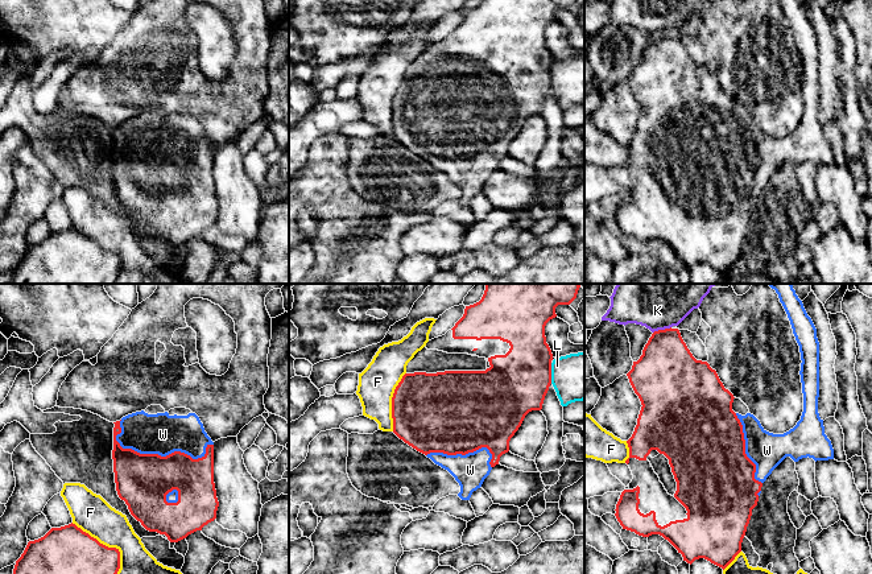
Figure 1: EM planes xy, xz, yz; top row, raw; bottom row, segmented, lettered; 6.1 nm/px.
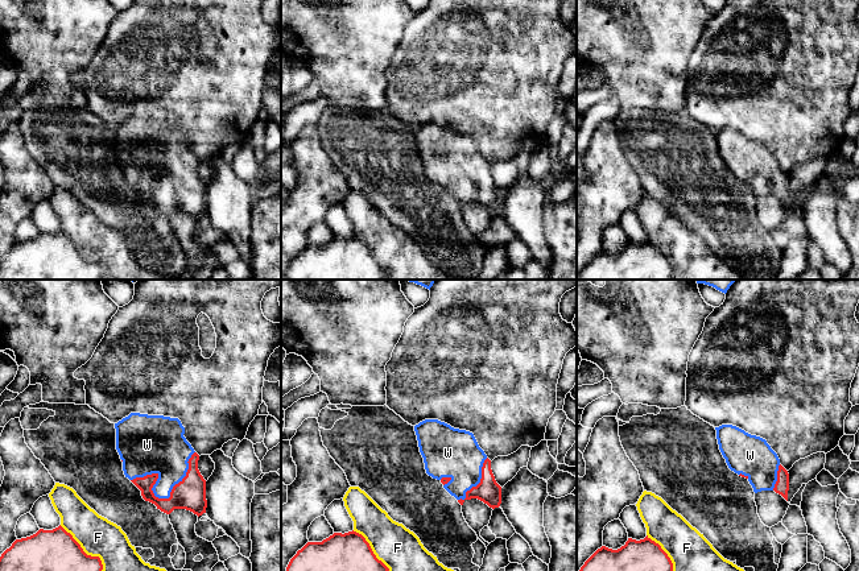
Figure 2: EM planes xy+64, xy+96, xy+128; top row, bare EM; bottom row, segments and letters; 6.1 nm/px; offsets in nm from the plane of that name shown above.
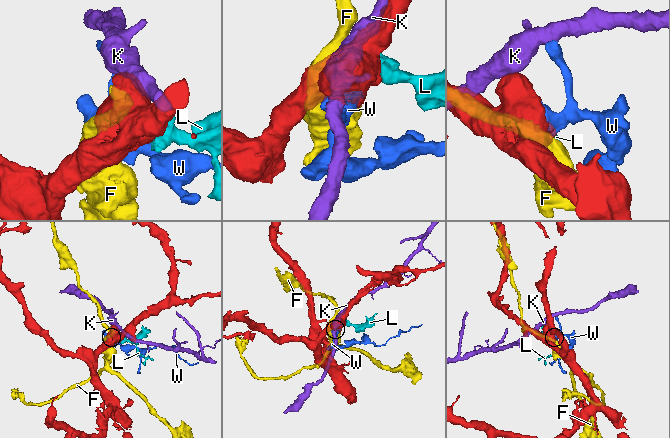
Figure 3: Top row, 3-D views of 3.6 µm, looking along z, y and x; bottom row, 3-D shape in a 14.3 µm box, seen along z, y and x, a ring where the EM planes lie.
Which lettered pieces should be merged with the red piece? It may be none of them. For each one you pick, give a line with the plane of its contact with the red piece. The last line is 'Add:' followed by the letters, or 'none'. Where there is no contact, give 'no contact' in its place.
W: meets red in xy
Add: W

